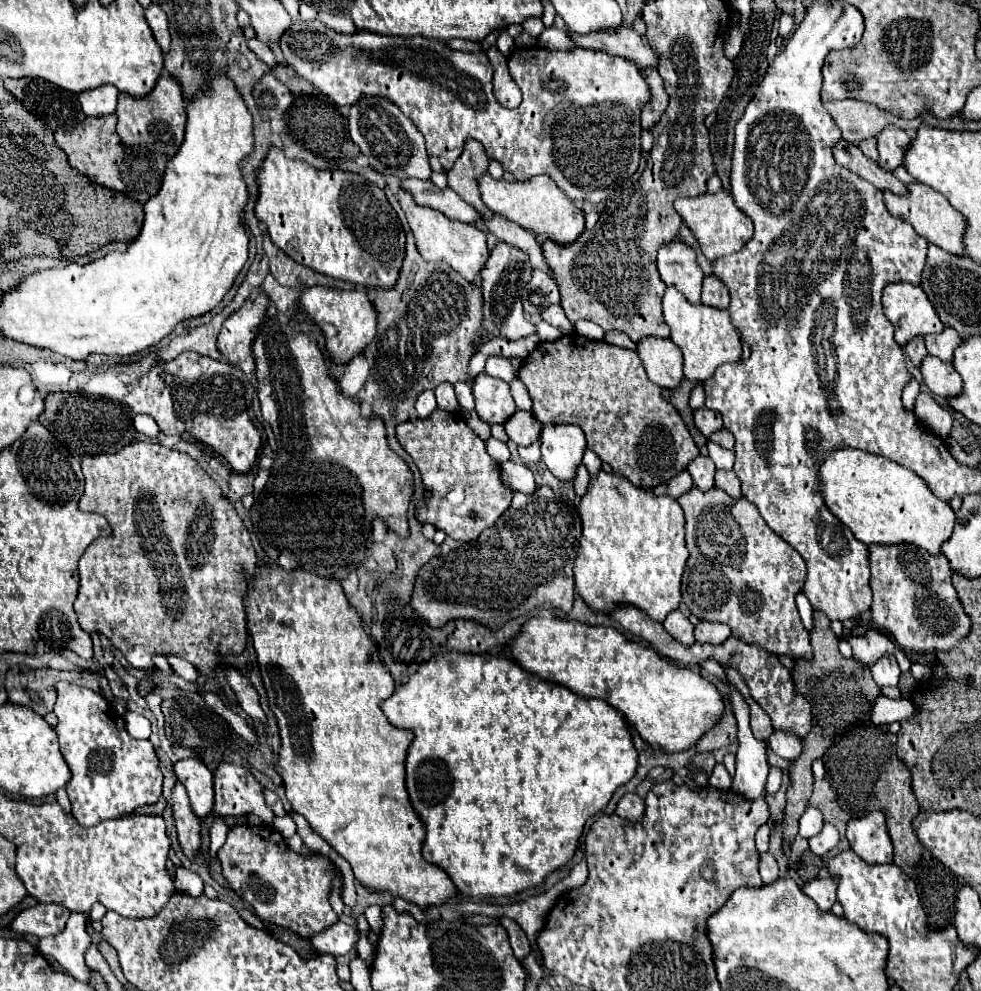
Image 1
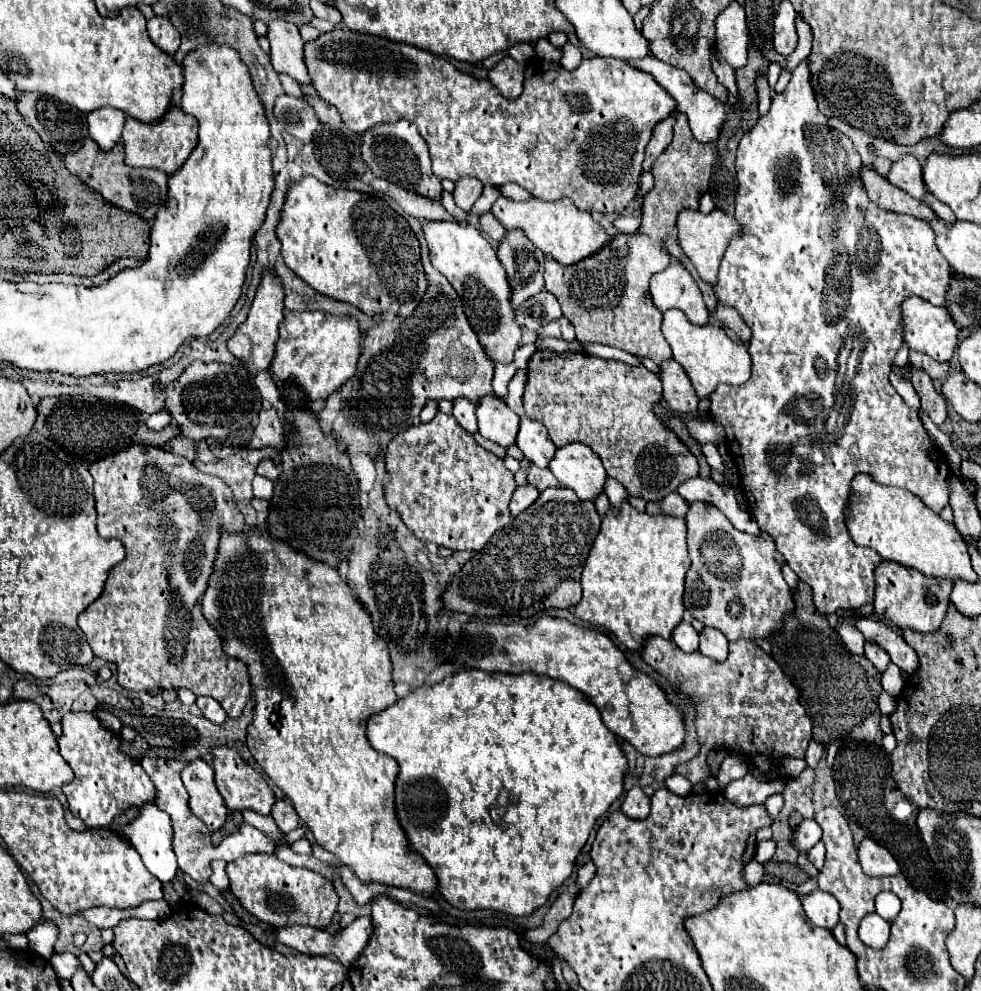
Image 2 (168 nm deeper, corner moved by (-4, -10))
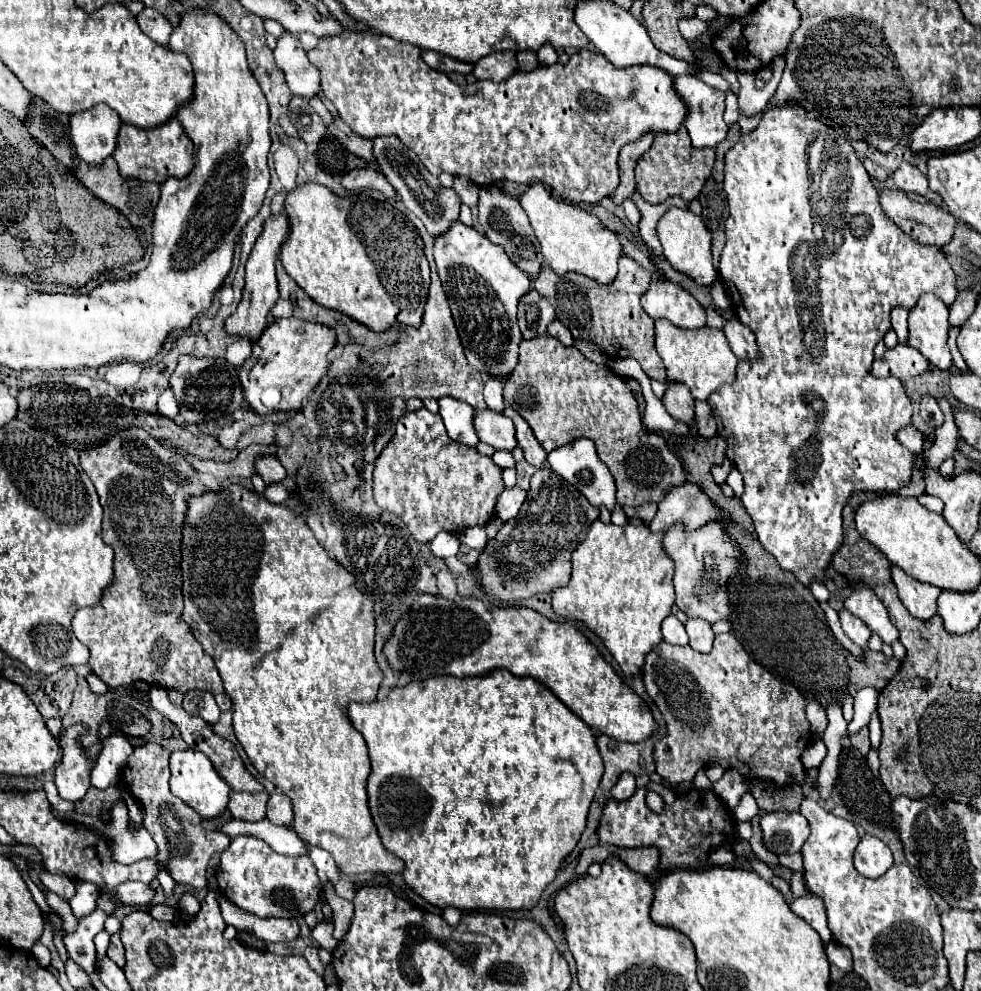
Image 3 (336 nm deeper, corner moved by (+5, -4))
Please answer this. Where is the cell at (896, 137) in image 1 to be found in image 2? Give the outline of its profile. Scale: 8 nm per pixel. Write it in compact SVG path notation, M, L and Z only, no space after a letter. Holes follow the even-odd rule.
M907 154L903 158L899 158L889 172L889 182L893 182L897 188L903 188L907 194L911 194L917 200L923 200L923 196L927 194L925 182L923 182L923 172L921 172L921 164L915 156Z

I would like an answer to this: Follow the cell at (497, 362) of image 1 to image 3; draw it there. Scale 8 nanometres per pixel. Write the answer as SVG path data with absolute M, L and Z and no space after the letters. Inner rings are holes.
M486 380L484 400L490 410L504 410L504 398L502 398L502 382L500 380Z

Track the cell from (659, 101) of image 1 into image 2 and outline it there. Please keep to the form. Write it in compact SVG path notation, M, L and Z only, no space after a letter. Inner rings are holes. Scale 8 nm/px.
M669 116L667 120L663 120L661 124L655 126L653 130L653 138L649 140L647 148L645 148L645 160L643 160L643 172L647 172L651 168L651 164L657 160L657 156L669 146L669 140L673 136L673 124L675 124L675 116Z

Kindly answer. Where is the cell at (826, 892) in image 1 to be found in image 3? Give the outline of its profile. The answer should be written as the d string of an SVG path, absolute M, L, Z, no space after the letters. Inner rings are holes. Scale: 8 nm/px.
M808 892L802 898L796 898L790 904L790 908L792 908L794 914L804 918L820 934L824 944L832 940L832 934L830 934L830 928L828 928L828 922L826 922L826 906L816 894Z

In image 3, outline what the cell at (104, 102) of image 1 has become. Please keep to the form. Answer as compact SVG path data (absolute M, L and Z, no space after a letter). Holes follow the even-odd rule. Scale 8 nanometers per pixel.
M106 104L70 116L70 136L76 154L96 166L116 150L116 136L122 120Z

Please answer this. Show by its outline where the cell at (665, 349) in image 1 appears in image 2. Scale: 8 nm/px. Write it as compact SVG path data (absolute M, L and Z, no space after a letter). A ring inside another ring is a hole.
M667 360L661 366L661 382L663 382L663 398L675 412L693 412L697 410L697 394L693 392L693 384L687 378L685 370L675 362Z

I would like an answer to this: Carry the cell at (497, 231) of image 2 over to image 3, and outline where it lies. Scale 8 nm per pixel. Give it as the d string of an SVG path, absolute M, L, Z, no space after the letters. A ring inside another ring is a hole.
M456 176L452 188L454 188L454 192L458 194L458 198L460 198L463 204L468 205L470 208L477 205L479 186L474 184L472 180L468 180L468 178L464 178L464 176L462 176L462 178Z

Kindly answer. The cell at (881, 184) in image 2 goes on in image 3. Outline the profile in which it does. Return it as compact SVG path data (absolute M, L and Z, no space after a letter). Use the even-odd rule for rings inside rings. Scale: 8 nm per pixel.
M880 188L878 198L888 218L892 218L894 224L898 224L906 234L912 234L918 242L944 246L944 242L952 236L956 218L952 218L948 210L934 204L914 202L902 190Z

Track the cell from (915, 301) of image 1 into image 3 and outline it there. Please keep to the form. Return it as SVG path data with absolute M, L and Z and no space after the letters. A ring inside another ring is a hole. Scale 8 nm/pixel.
M922 294L908 314L908 344L920 350L934 366L948 370L952 356L946 346L948 340L948 308L934 294Z

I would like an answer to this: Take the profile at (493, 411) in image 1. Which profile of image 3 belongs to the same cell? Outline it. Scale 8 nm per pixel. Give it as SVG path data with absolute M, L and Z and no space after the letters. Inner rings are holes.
M484 410L474 416L474 428L480 442L494 446L496 450L512 450L516 446L514 438L514 424L502 412Z

